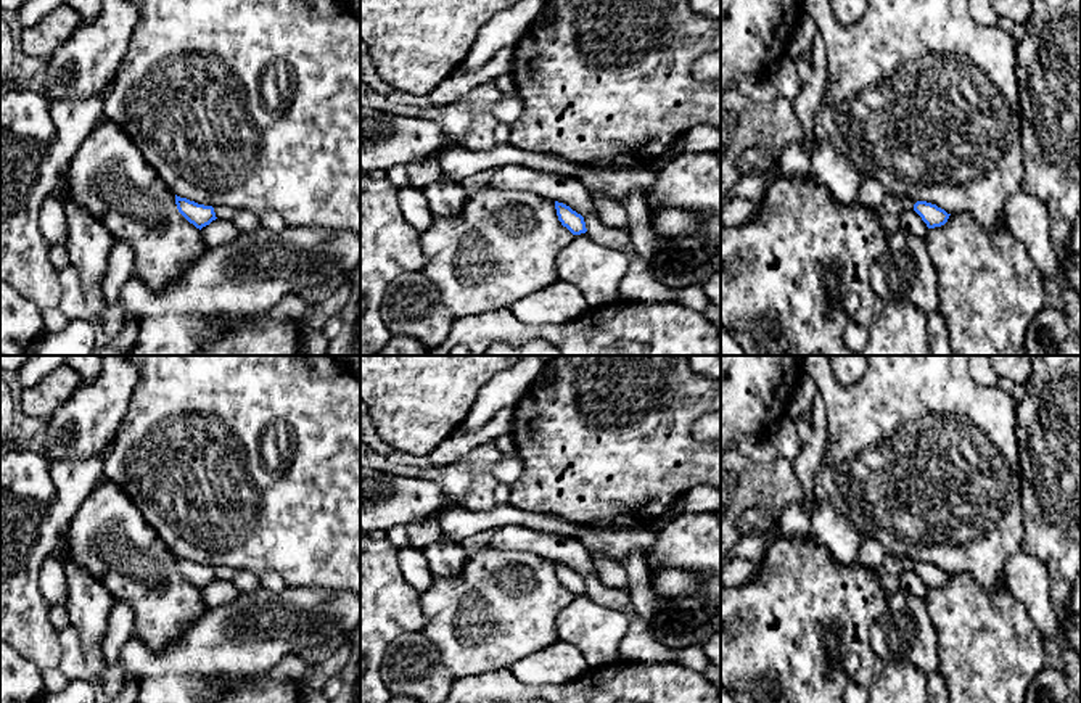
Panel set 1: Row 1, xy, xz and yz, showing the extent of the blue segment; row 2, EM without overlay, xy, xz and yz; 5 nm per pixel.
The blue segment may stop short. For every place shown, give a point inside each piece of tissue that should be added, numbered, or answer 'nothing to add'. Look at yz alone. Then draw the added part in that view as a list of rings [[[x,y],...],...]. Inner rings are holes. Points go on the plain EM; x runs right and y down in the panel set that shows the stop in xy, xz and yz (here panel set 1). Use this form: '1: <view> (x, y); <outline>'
nothing to add

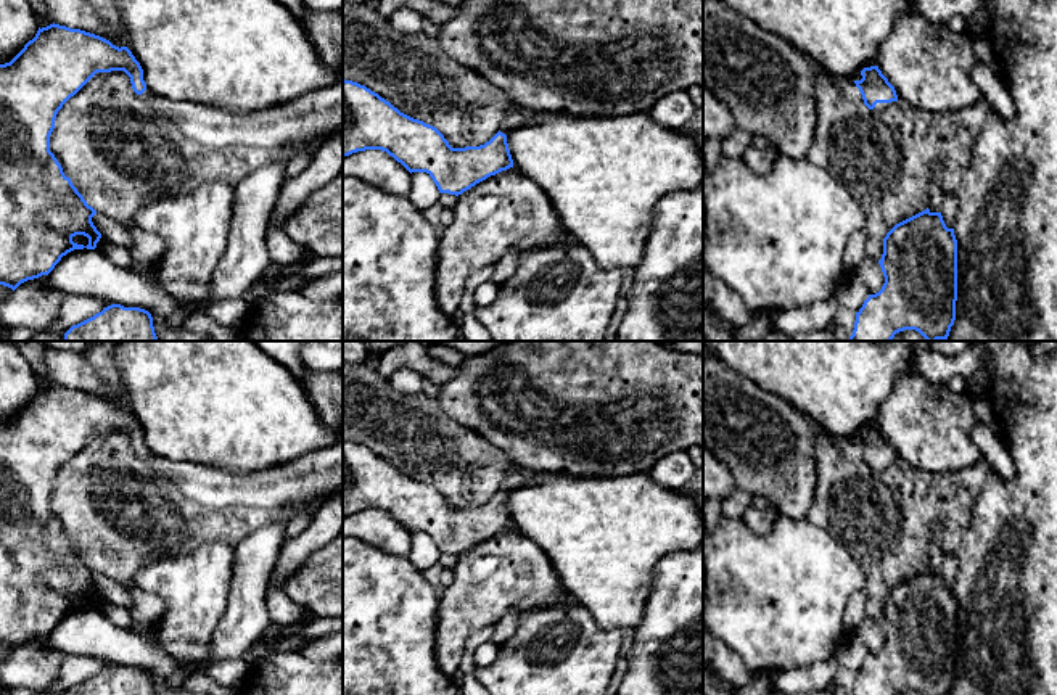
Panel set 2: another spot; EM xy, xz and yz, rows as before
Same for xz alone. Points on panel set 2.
1: xz (518, 478); [[[513,468],[510,476],[504,481],[500,492],[508,496],[515,489],[531,486],[537,483],[537,473],[528,468]]]

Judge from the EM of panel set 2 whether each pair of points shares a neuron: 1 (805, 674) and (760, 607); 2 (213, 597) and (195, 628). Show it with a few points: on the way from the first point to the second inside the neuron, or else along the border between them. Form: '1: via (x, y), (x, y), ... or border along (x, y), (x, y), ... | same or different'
1: border along (832, 658), (808, 666), (776, 670) | different
2: via (205, 605), (195, 615), (195, 620) | same

